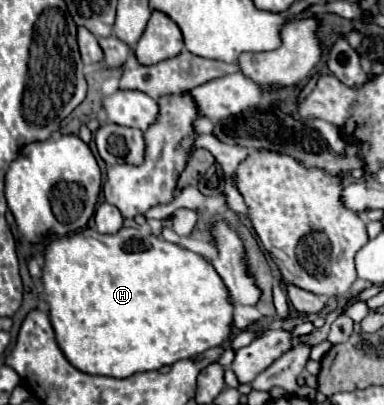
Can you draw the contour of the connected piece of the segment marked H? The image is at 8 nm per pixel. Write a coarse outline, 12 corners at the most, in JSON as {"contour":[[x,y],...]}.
{"contour":[[135,227],[45,248],[67,361],[125,379],[231,333],[201,255]]}

